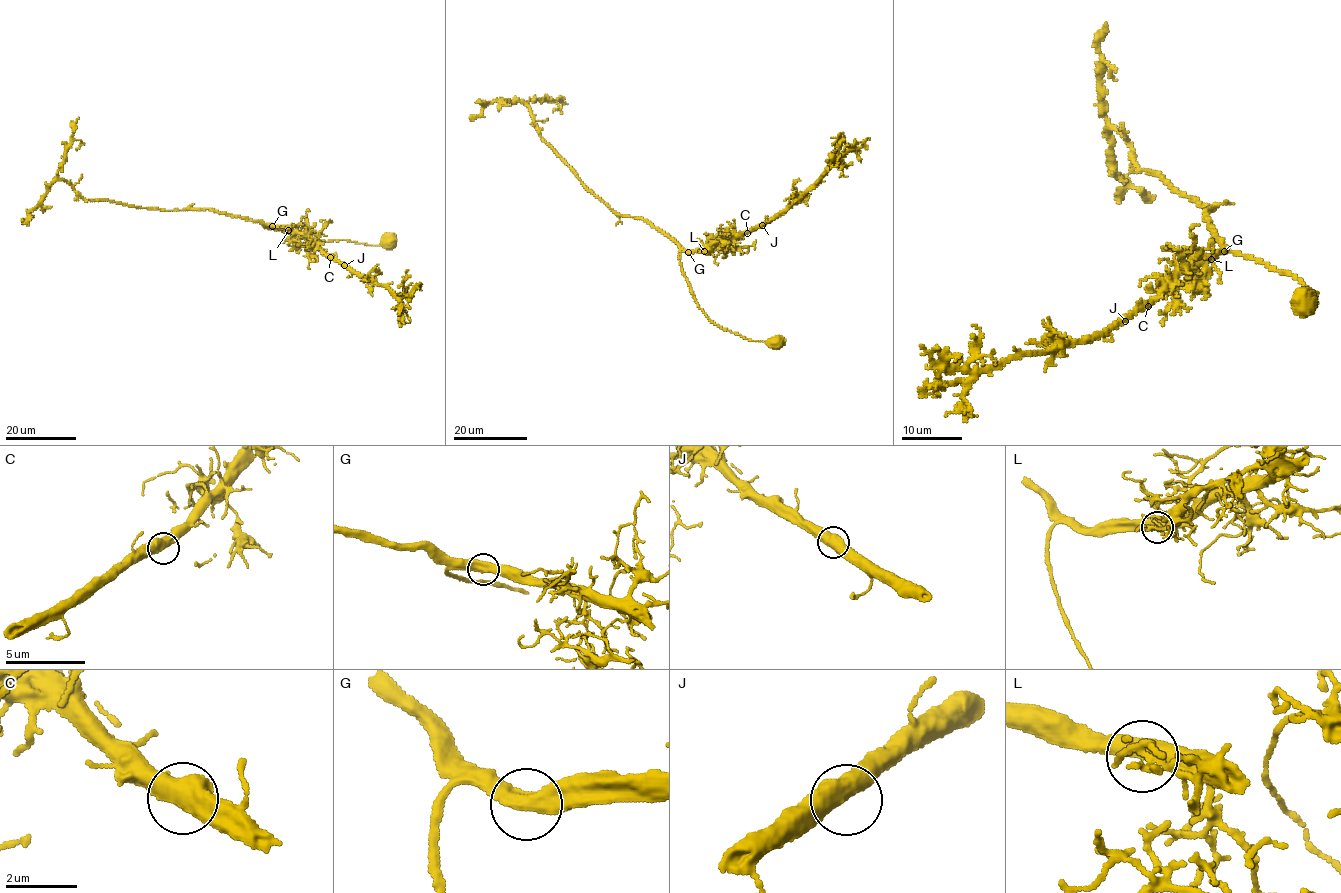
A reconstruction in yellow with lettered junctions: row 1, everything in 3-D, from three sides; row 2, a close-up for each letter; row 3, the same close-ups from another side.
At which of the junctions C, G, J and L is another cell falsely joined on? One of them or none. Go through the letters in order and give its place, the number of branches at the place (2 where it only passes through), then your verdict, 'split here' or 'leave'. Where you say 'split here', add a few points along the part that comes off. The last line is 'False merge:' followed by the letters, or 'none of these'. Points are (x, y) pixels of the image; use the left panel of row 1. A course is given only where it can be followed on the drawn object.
C: place (330, 257); branches 2; leave
G: place (272, 226); branches 2; leave
J: place (344, 265); branches 2; leave
L: place (288, 230); branches 2; leave
False merge: none of these

